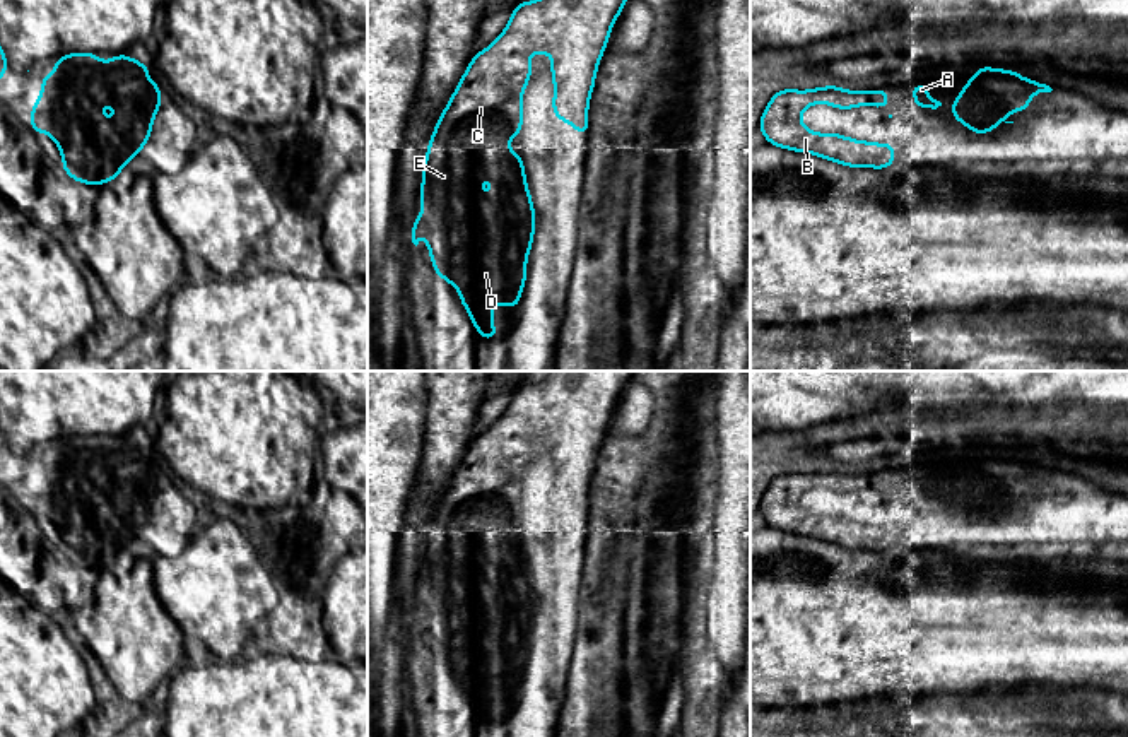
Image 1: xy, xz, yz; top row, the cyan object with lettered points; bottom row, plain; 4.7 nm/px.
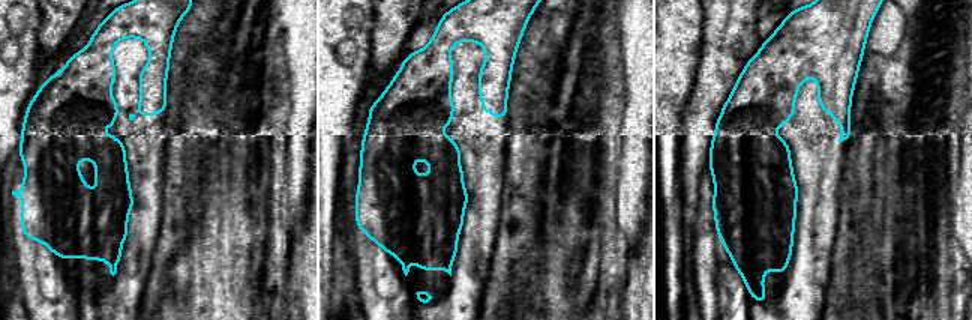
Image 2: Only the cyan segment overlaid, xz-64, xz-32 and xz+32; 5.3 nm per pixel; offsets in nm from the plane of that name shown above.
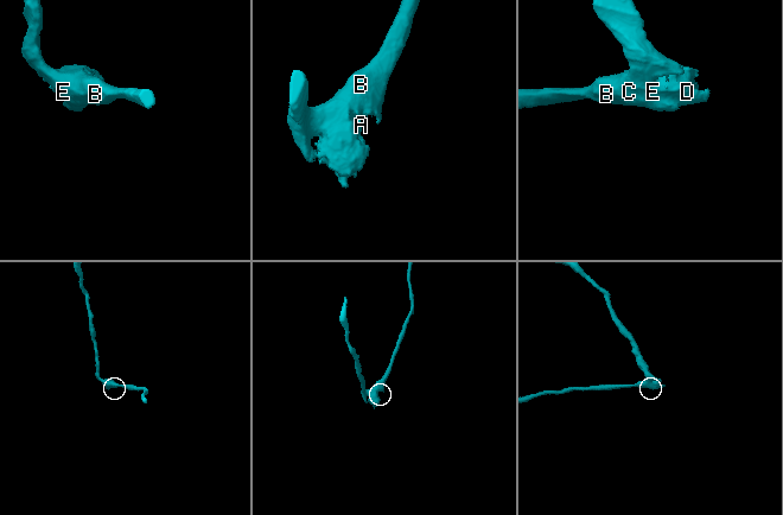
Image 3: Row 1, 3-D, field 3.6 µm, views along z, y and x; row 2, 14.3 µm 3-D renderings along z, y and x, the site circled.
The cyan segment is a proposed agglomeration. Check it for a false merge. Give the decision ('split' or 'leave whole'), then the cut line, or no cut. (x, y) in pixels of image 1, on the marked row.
leave whole | no cut

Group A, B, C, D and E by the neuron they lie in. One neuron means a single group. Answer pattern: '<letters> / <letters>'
A B C D E

